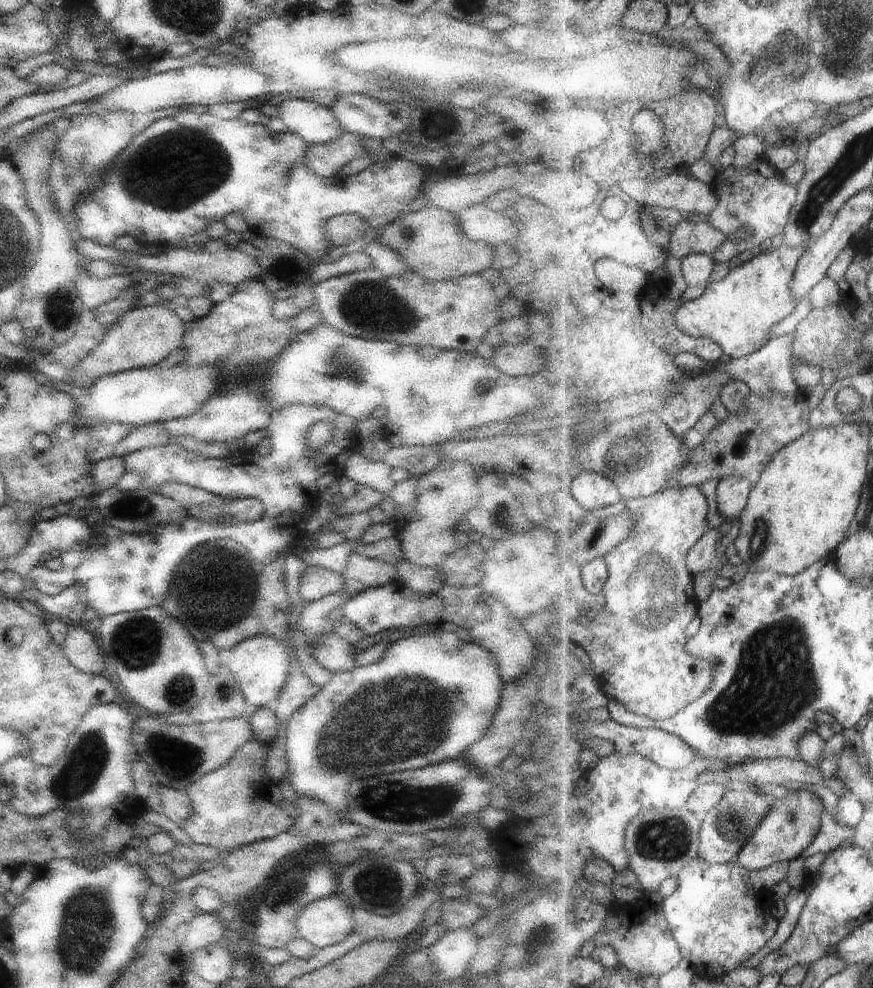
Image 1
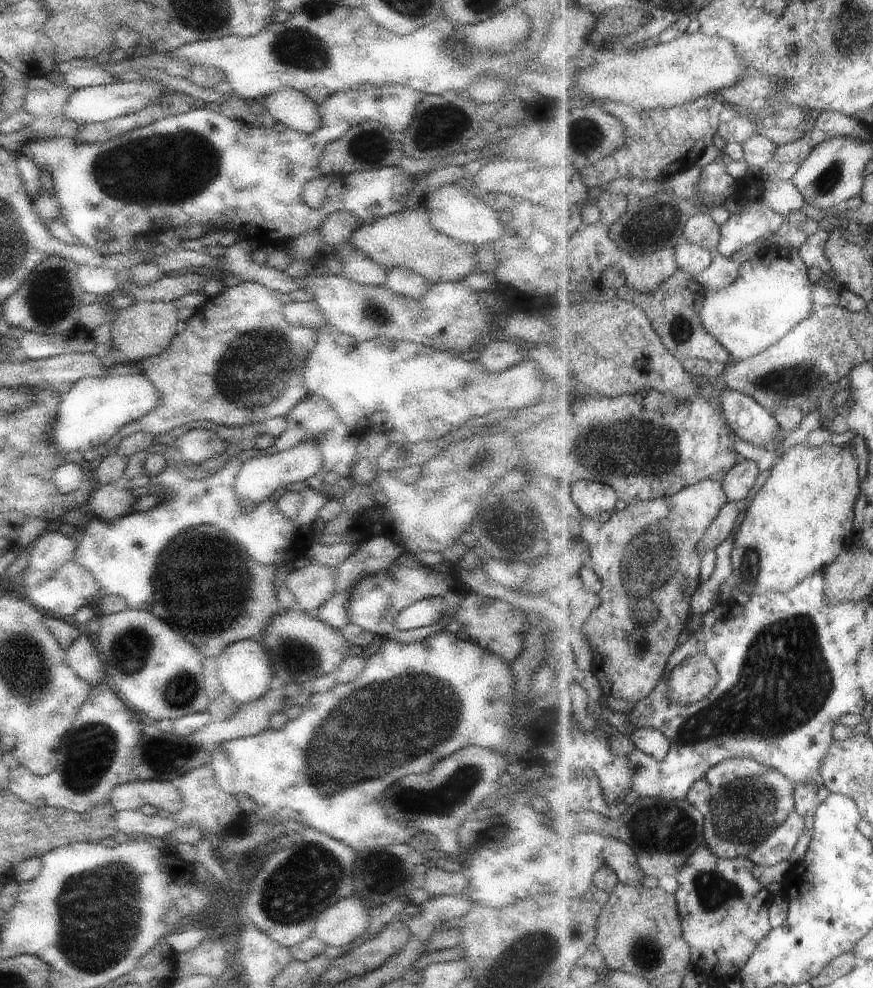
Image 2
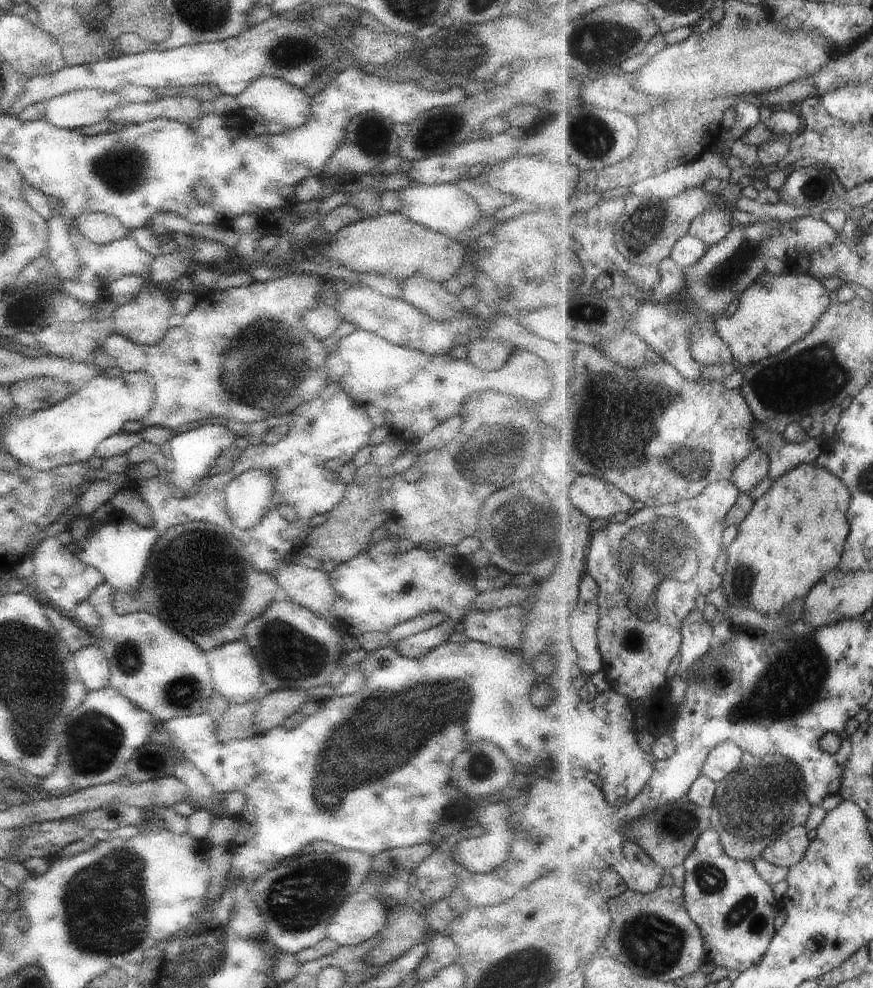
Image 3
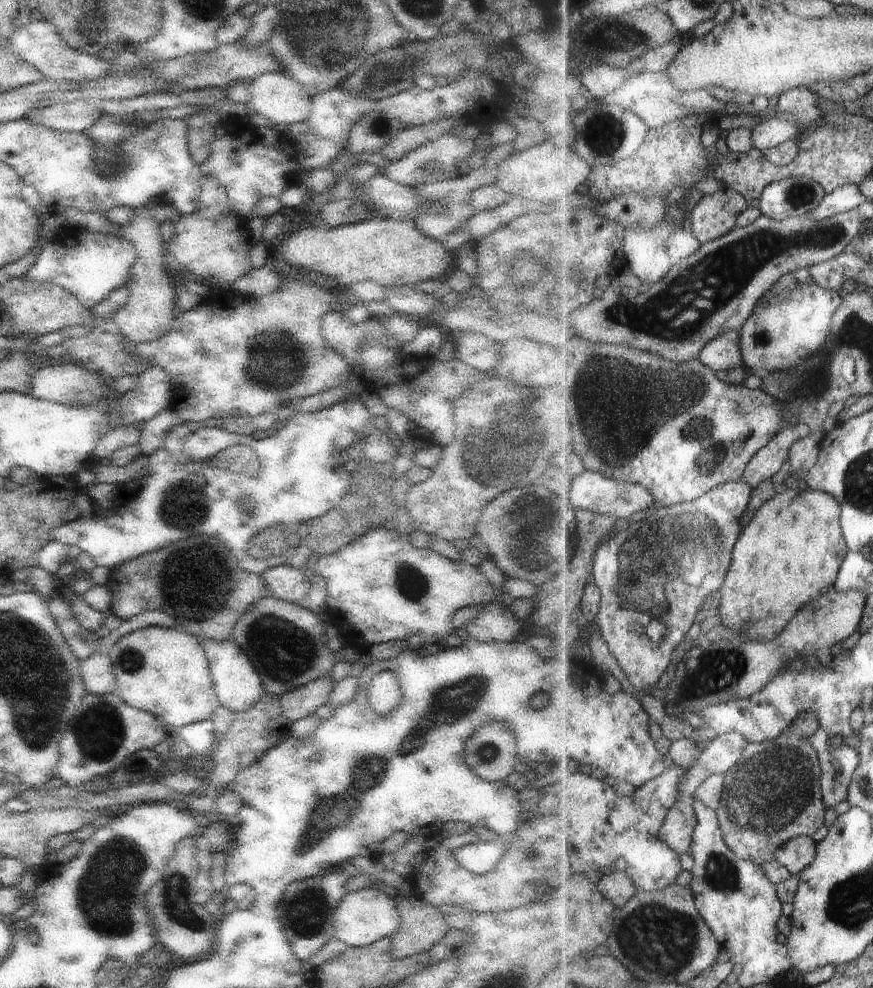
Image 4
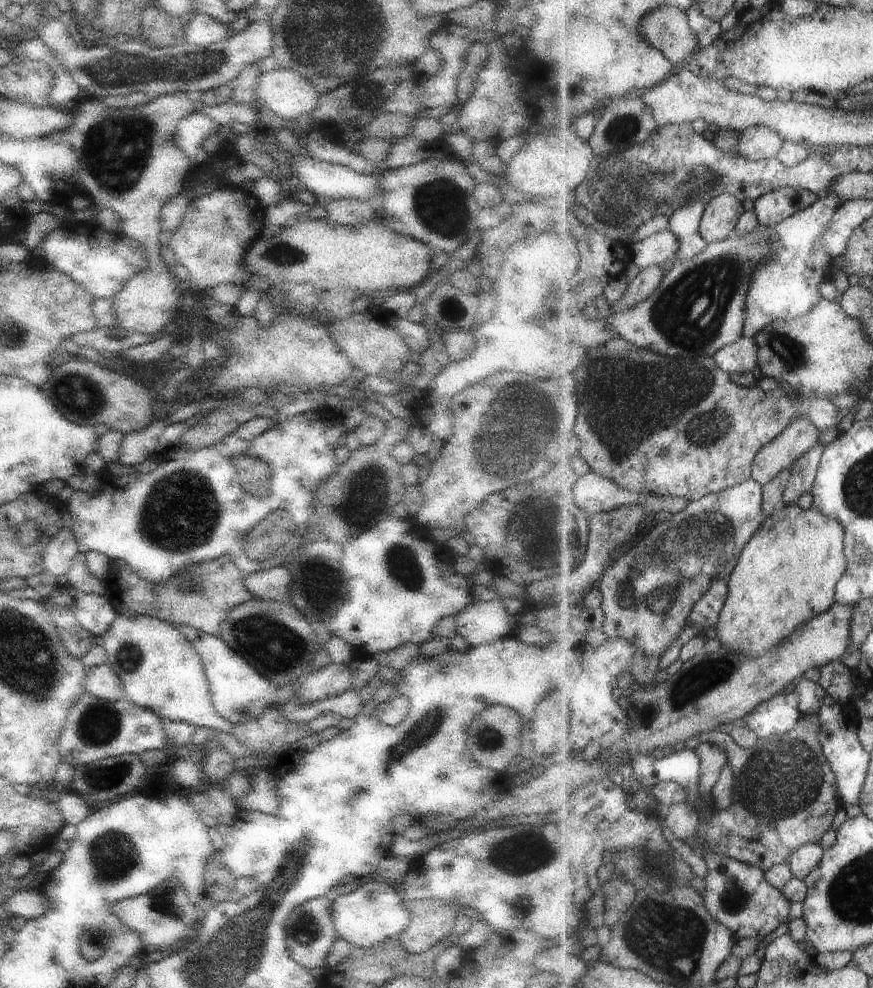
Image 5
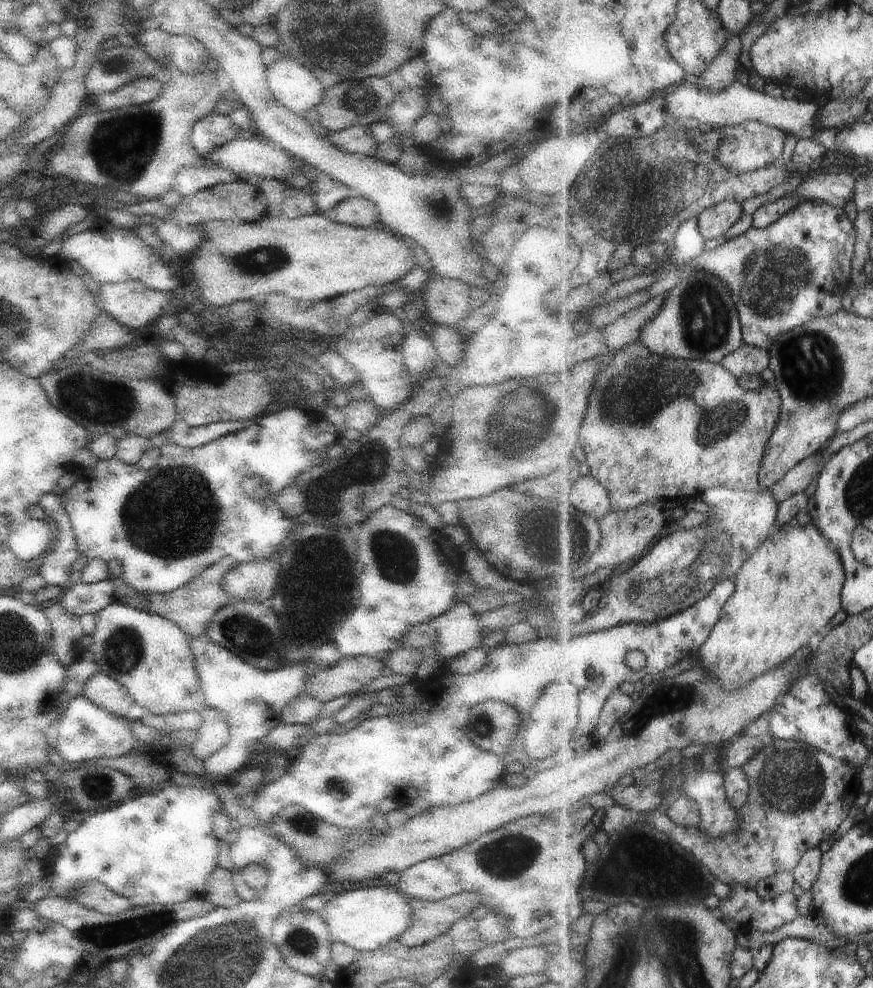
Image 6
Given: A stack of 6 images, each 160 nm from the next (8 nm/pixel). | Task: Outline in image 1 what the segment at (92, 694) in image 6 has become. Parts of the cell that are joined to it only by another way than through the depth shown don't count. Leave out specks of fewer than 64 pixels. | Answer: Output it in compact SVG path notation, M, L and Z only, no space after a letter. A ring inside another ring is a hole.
M68 622L66 637L61 647L67 660L82 673L92 675L108 673L107 662L93 641L87 625Z

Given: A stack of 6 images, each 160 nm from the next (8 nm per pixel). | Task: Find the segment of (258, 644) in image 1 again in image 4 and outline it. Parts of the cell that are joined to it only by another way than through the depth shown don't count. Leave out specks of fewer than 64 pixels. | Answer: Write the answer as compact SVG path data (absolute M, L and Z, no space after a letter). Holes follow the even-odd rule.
M198 638L197 640L201 644L208 663L209 675L212 676L214 694L218 704L233 713L249 710L266 692L249 658L230 639L215 641Z

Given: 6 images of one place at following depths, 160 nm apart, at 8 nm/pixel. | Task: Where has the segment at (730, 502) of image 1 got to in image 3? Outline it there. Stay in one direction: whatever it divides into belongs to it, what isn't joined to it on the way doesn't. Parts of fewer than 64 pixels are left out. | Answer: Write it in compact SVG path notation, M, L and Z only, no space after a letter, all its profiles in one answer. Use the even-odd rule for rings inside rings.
M757 449L751 457L747 457L732 474L731 481L738 486L742 492L753 490L761 480L765 480L770 474L772 460L763 450Z

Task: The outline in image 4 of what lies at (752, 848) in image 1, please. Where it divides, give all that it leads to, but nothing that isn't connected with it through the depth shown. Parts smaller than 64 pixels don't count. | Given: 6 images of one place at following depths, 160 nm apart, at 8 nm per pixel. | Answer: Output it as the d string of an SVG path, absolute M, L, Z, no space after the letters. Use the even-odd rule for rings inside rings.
M811 836L792 838L775 854L775 861L785 866L791 875L798 876L817 858L818 843Z

